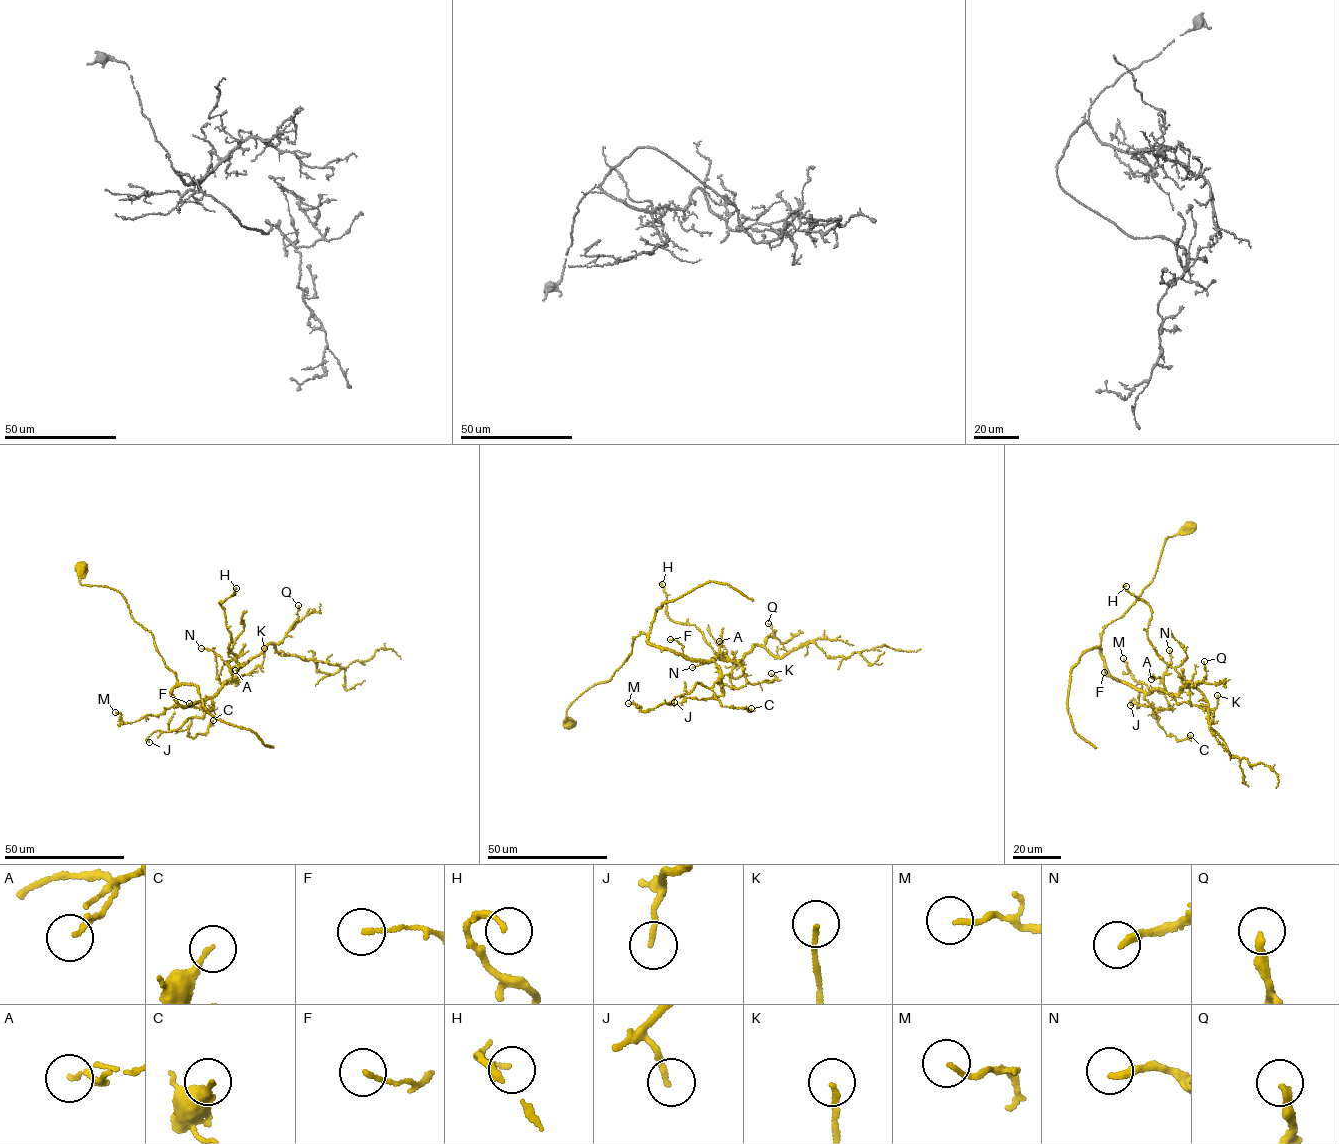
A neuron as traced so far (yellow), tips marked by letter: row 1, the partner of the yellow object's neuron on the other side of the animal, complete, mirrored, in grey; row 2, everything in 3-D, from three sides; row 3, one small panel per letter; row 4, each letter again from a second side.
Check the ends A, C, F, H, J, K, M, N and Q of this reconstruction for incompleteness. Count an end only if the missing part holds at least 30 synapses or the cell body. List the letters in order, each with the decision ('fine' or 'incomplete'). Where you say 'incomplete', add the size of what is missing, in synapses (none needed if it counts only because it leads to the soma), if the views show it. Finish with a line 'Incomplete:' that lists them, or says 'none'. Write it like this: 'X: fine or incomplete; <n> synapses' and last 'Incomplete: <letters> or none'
A: fine
C: fine
F: fine
H: fine
J: fine
K: fine
M: fine
N: fine
Q: fine
Incomplete: none

